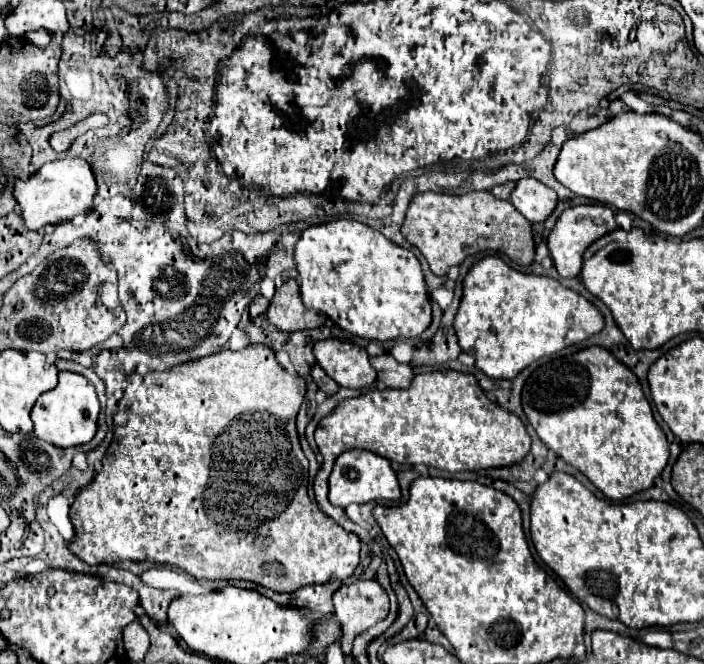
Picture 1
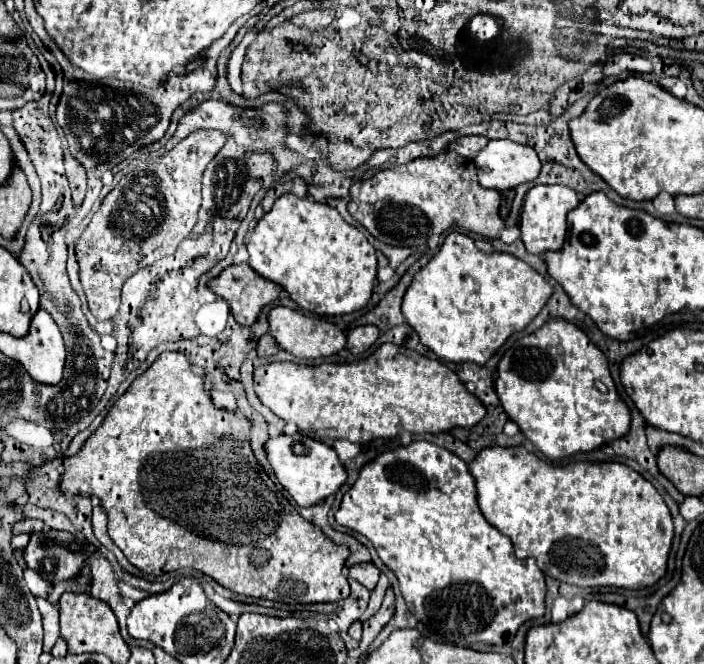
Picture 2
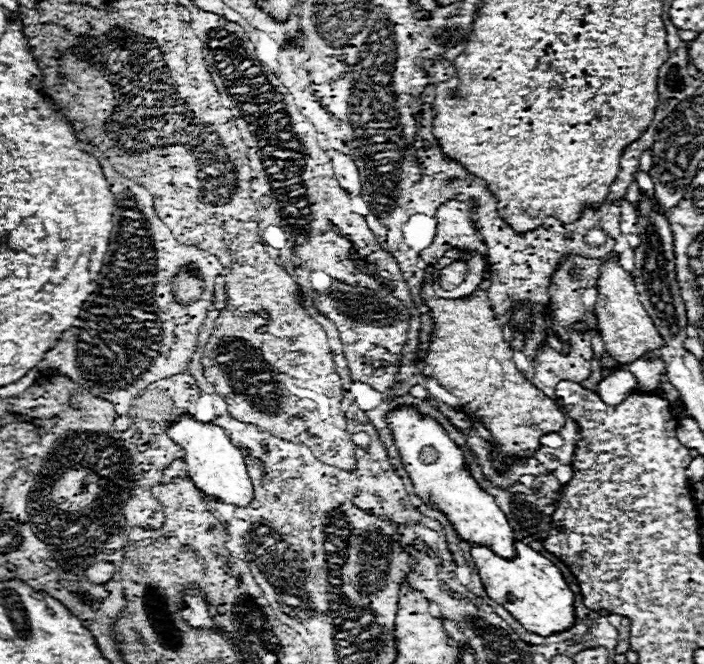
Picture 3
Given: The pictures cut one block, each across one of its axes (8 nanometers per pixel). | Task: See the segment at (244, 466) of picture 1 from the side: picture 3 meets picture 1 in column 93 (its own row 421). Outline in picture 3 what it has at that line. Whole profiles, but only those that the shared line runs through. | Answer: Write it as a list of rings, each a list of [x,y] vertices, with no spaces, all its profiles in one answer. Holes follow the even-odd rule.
[[[426,282],[422,288],[422,298],[424,298],[424,304],[430,306],[432,320],[434,320],[432,342],[430,342],[430,348],[424,358],[424,374],[428,378],[436,378],[440,382],[440,386],[446,388],[450,394],[454,394],[464,408],[474,412],[476,418],[482,422],[482,426],[492,434],[492,438],[494,438],[492,462],[496,468],[502,464],[502,460],[530,456],[534,450],[538,450],[540,438],[546,432],[558,432],[564,426],[566,418],[564,418],[562,410],[554,404],[554,400],[544,396],[538,388],[534,388],[514,366],[512,350],[504,342],[502,326],[496,322],[496,316],[490,308],[490,302],[486,296],[486,282],[482,282],[472,296],[454,298],[454,300],[438,298],[432,292],[432,286]]]

